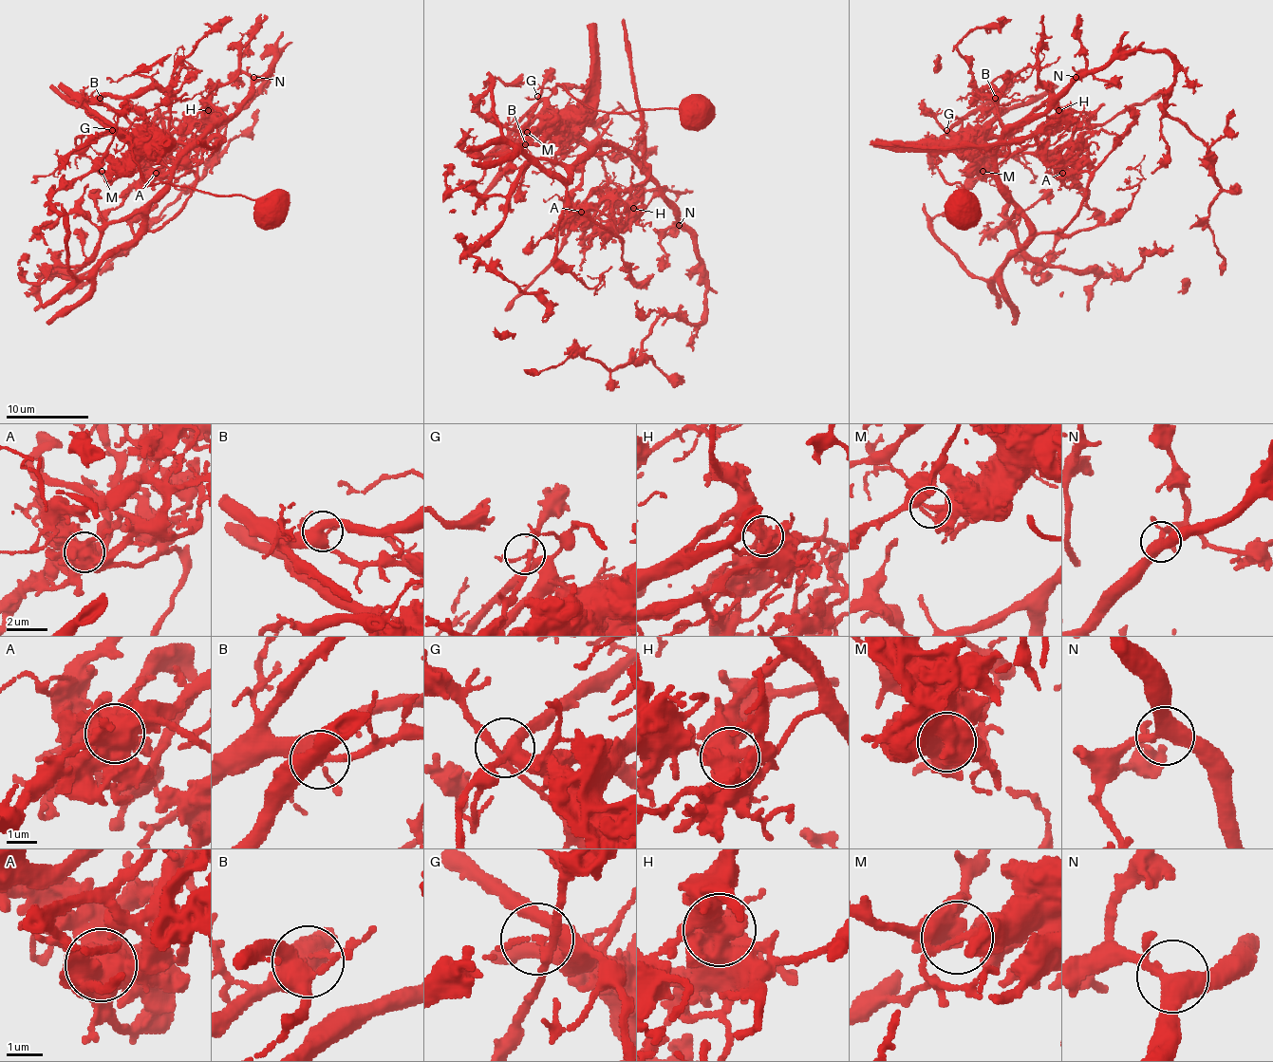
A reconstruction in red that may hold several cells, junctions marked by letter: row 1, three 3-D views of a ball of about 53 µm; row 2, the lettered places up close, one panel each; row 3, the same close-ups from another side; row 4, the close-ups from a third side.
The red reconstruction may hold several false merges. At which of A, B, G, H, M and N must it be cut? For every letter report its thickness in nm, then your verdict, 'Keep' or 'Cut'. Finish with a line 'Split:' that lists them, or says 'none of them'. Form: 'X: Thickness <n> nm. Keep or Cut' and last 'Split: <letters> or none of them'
A: Thickness 800 nm. Cut
B: Thickness 500 nm. Keep
G: Thickness 280 nm. Cut
H: Thickness 600 nm. Cut
M: Thickness 280 nm. Cut
N: Thickness 400 nm. Keep
Split: A, G, H, M

